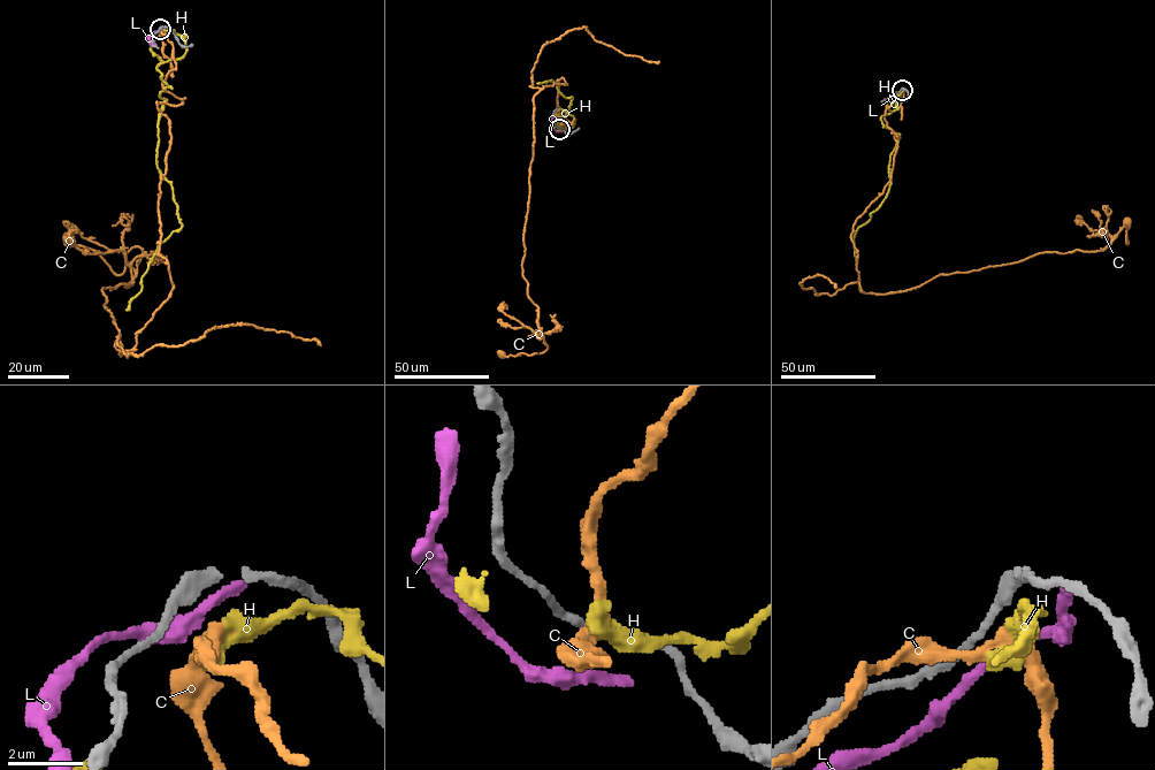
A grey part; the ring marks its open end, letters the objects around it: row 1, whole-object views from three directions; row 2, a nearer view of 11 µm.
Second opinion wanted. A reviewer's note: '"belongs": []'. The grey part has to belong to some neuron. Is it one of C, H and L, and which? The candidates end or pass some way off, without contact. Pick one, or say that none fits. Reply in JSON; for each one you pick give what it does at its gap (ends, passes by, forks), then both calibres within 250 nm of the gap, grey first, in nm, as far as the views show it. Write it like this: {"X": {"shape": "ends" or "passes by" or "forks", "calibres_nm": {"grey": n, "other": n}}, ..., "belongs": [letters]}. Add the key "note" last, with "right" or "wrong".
{"belongs": [], "note": "right"}

